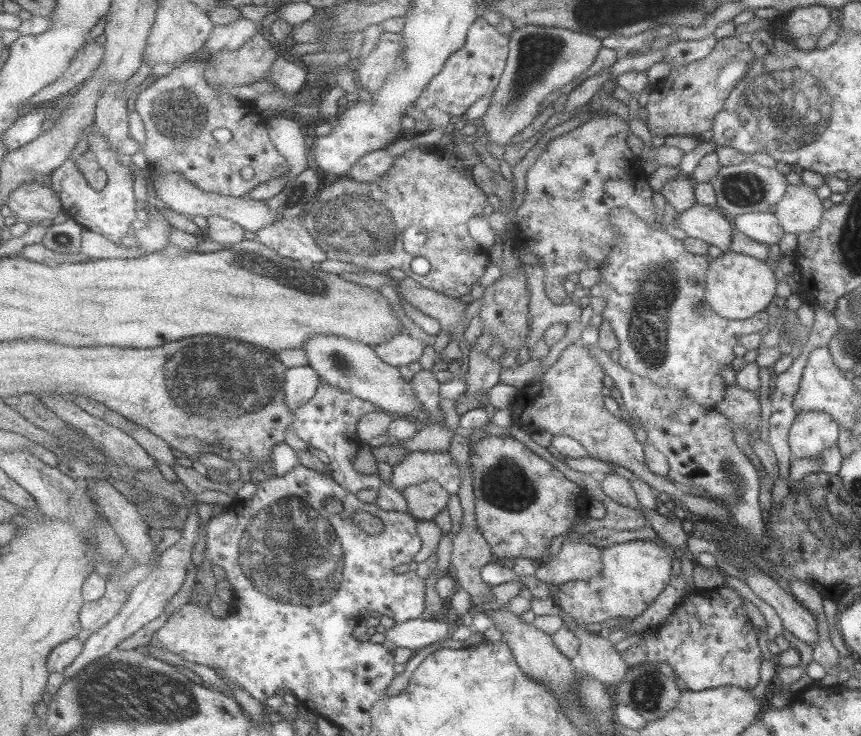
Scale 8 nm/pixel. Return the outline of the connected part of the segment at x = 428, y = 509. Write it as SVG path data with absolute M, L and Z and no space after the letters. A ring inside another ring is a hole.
M426 480L402 491L409 501L413 516L433 521L450 504L452 494L438 480Z

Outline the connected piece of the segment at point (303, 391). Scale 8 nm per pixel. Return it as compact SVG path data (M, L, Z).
M311 365L290 369L285 390L288 405L293 412L310 403L318 395L323 383L322 376Z

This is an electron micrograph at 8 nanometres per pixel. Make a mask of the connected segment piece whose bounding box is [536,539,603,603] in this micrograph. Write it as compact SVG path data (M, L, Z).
M586 539L567 540L552 561L541 564L536 571L539 580L549 586L549 595L558 603L560 586L573 580L603 581L602 549Z

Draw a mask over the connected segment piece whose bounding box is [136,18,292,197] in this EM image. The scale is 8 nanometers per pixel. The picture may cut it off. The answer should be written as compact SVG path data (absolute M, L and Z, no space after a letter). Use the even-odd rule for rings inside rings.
M242 18L228 26L217 26L212 38L200 53L177 65L169 74L158 77L139 95L136 110L147 131L147 140L142 148L152 167L160 166L168 172L178 172L204 191L233 197L246 197L264 182L286 176L292 170L289 159L280 153L280 149L271 137L267 117L256 107L256 103L247 99L238 99L221 91L207 77L208 64L205 60L208 60L210 53L224 49L236 50L246 46L259 33L261 27L248 18ZM218 128L228 128L232 131L232 140L226 143L216 140L214 132Z

